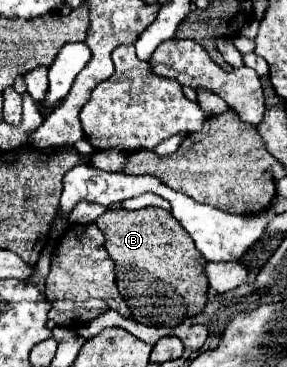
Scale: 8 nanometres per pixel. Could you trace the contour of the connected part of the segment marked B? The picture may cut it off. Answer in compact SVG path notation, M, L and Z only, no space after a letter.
M108 208L96 226L108 236L108 254L116 264L116 284L132 318L148 326L176 326L206 306L206 260L182 224L162 208Z

